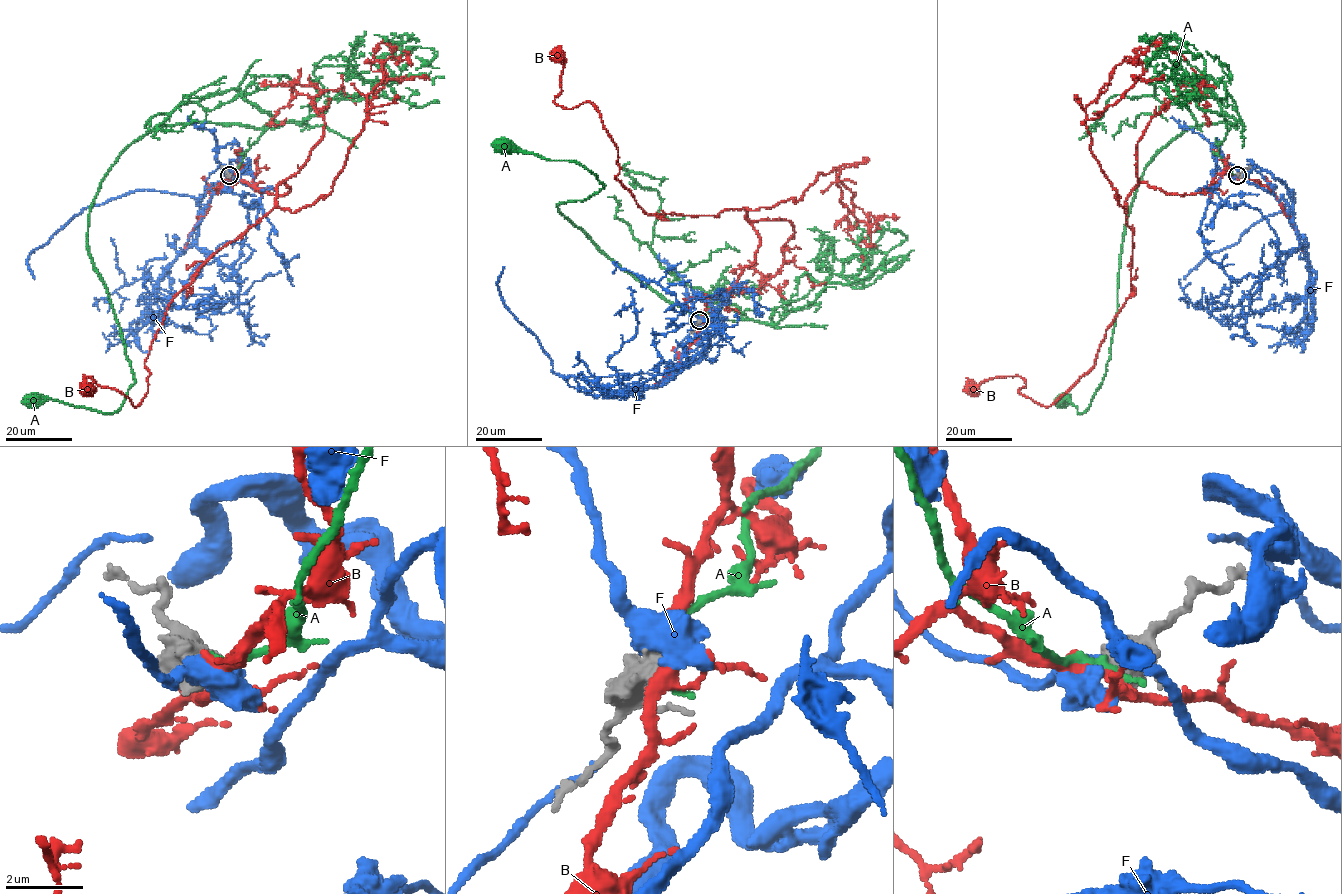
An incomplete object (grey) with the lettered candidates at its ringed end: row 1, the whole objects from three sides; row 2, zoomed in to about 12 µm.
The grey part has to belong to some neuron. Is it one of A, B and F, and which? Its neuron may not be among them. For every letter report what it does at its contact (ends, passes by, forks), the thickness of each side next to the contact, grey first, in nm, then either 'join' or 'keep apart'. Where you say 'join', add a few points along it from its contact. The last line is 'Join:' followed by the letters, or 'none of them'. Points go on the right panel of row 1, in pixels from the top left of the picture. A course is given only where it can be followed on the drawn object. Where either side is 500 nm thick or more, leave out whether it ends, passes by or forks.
A: 750/190 nm | keep apart
B: 700/280 nm | keep apart
F: 750/440 nm | join | via (1237, 175), (1217, 168), (1215, 186), (1231, 164), (1291, 211), (1292, 190), (1287, 210), (1256, 222), (1184, 279)
Join: F

